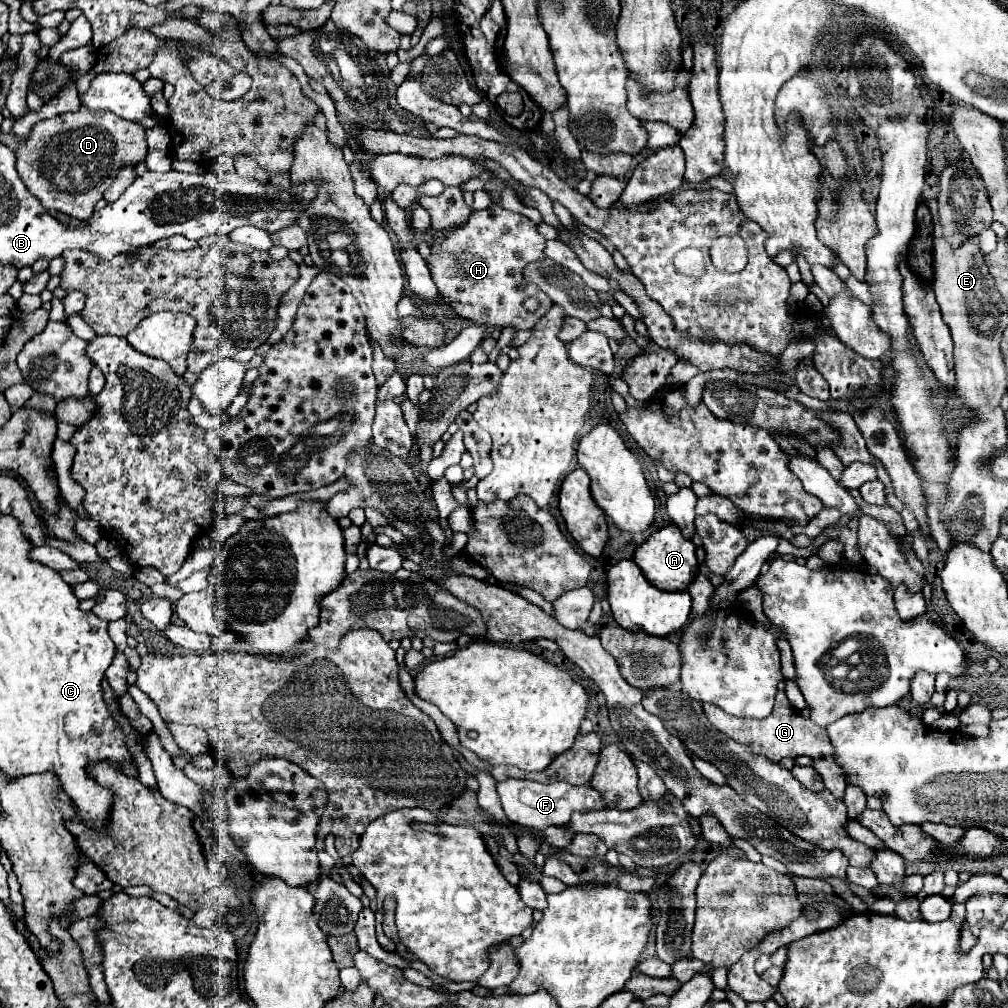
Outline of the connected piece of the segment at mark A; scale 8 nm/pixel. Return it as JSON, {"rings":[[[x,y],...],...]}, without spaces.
{"rings":[[[669,524],[657,532],[653,532],[647,542],[643,542],[637,550],[635,550],[635,556],[633,556],[635,564],[643,570],[645,578],[661,588],[661,590],[669,590],[669,592],[675,592],[675,590],[687,590],[687,586],[695,580],[697,572],[699,572],[699,564],[697,564],[697,556],[695,556],[695,546],[693,542],[685,540],[679,532],[679,528],[675,524]]]}

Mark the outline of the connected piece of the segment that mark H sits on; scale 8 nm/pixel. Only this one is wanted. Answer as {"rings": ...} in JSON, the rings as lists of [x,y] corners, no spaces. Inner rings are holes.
{"rings":[[[497,204],[489,210],[473,210],[465,226],[453,228],[443,242],[433,240],[431,248],[431,276],[439,288],[439,294],[445,296],[451,308],[475,324],[497,326],[497,328],[517,328],[529,330],[545,314],[553,302],[551,298],[537,288],[535,284],[523,286],[523,268],[529,262],[543,260],[545,238],[537,232],[537,226],[517,214],[499,208]],[[535,298],[539,308],[527,312],[523,302]]]}

